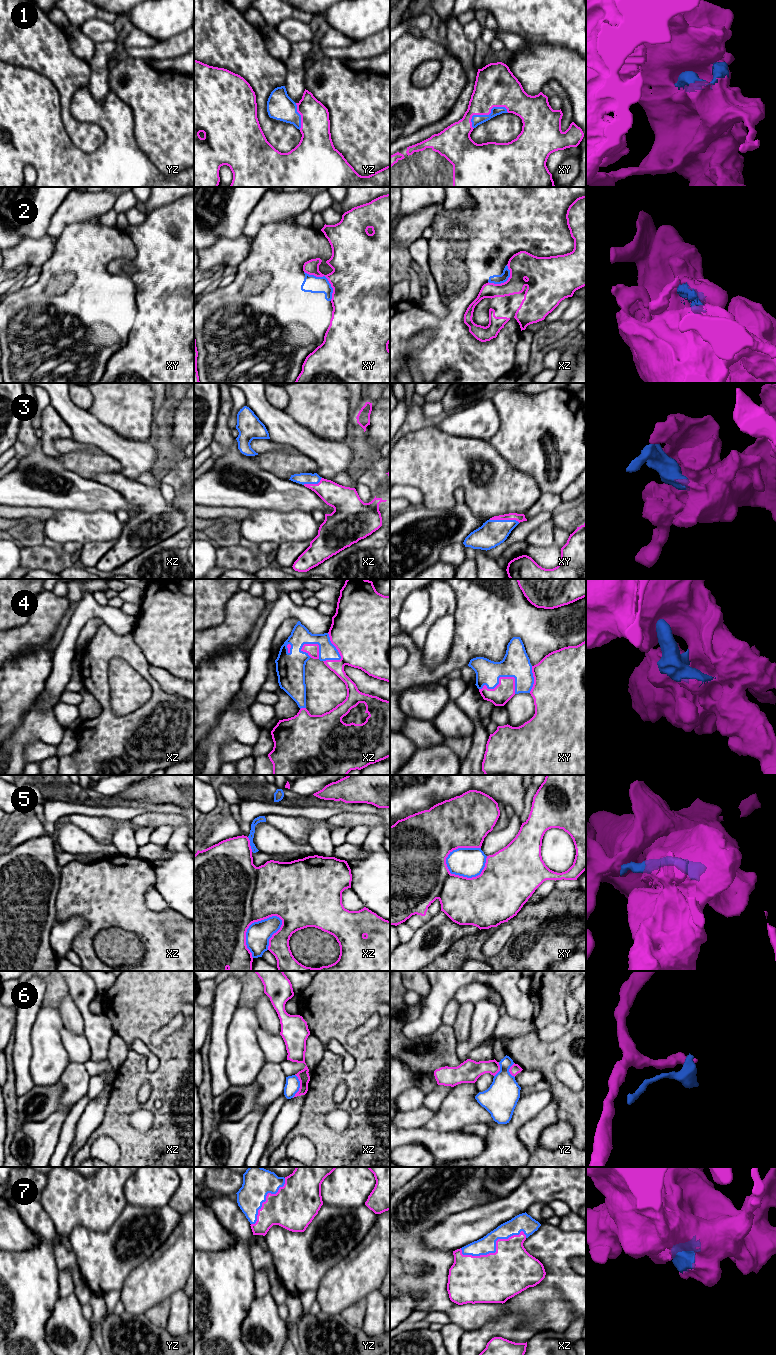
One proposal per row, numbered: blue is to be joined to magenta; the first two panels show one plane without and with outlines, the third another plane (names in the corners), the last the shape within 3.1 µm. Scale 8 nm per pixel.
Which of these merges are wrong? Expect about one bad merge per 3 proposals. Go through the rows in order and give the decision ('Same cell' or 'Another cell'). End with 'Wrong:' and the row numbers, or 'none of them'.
1: Same cell
2: Another cell
3: Same cell
4: Same cell
5: Another cell
6: Another cell
7: Same cell
Wrong: 2, 5, 6

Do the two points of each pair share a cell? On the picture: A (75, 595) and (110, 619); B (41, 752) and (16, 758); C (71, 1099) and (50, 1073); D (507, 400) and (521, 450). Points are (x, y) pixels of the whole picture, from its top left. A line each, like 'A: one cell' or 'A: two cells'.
A: two cells
B: two cells
C: two cells
D: one cell

